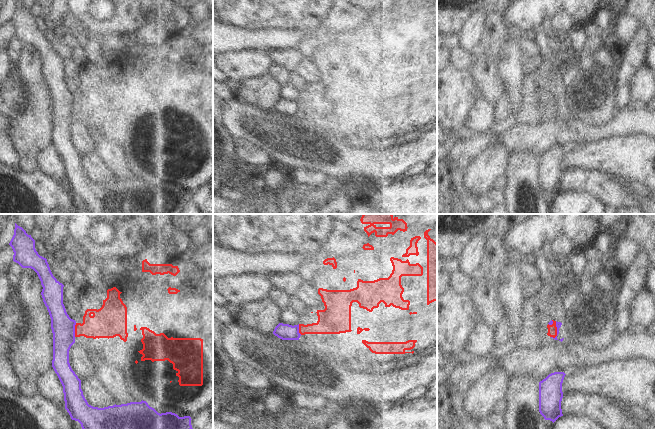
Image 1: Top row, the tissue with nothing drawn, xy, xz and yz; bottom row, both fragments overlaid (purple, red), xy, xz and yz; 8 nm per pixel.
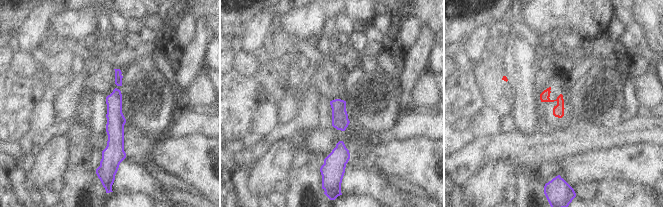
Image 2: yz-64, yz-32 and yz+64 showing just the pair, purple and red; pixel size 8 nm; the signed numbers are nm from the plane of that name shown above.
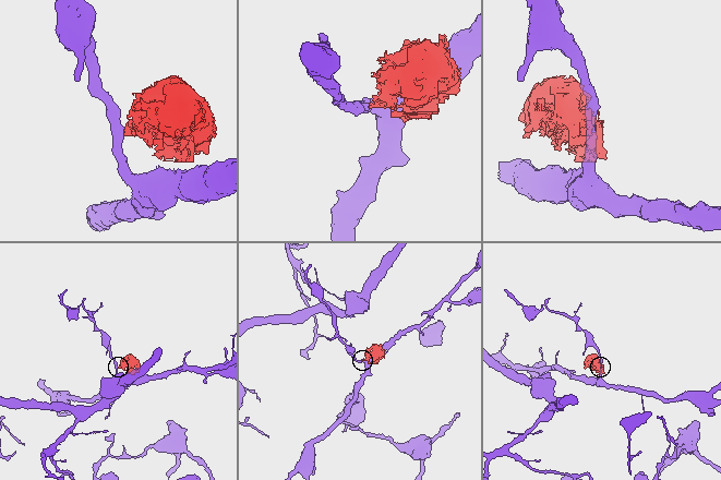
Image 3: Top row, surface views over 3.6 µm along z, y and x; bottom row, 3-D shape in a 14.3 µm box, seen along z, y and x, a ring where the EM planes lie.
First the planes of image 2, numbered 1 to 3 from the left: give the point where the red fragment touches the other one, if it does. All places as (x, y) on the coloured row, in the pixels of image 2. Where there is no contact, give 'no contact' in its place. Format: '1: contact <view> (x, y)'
1: no contact
2: no contact
3: no contact

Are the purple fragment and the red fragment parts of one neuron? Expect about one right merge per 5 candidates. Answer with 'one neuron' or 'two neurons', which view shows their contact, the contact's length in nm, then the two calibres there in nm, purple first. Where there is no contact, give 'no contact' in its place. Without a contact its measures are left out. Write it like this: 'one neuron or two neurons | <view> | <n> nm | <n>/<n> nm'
two neurons | xy | 110 nm | 190/240 nm

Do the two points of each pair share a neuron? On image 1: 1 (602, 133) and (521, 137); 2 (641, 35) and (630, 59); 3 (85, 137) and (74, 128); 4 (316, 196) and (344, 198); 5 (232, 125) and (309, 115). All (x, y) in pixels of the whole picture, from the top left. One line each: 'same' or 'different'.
1: same
2: same
3: same
4: different
5: different

